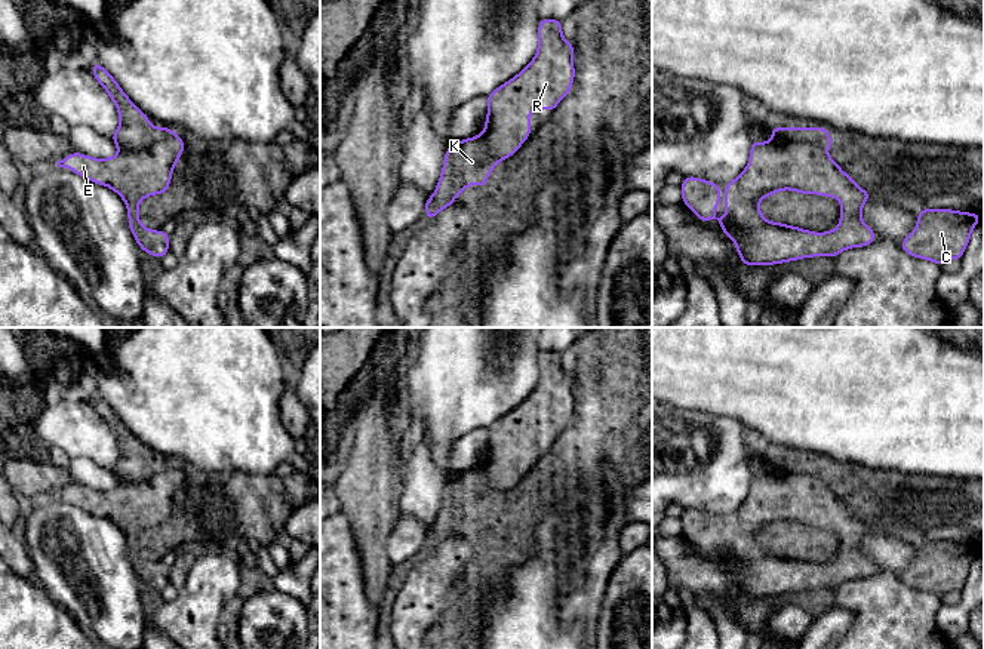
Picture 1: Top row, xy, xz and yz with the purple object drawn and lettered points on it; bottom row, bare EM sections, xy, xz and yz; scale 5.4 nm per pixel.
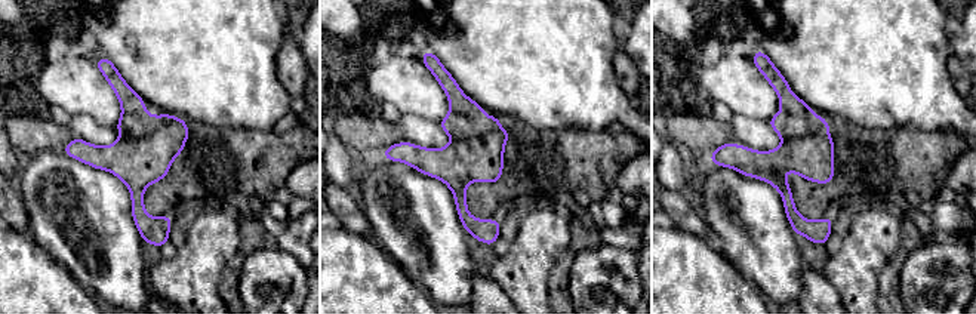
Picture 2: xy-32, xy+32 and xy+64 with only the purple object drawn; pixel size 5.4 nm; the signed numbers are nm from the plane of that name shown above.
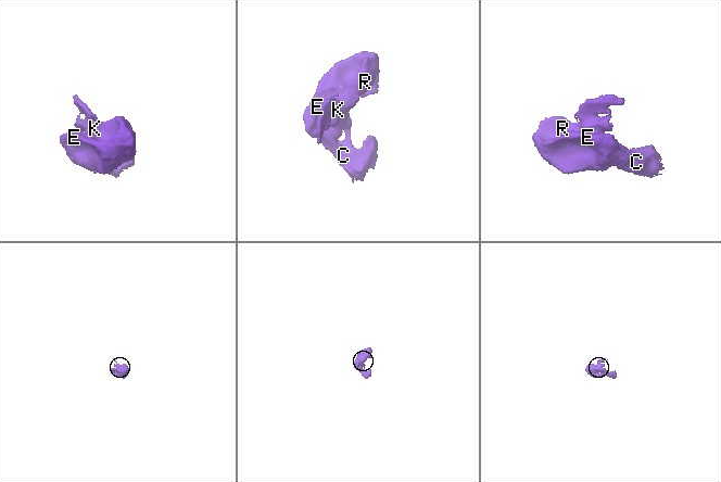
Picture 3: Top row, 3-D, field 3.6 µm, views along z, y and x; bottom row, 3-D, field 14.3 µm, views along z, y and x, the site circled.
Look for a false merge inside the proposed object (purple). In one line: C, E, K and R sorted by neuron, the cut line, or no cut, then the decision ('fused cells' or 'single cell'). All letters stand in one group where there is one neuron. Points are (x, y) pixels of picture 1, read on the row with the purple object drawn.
C E R / K | xy (172, 132), (147, 147), (120, 150) | fused cells

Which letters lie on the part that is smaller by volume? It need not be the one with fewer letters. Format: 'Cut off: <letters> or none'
Cut off: K

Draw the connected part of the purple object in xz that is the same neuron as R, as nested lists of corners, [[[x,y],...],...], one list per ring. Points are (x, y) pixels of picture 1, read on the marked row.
[[[539,19],[535,58],[516,77],[488,95],[483,138],[491,157],[499,162],[511,157],[532,133],[531,111],[545,108],[551,114],[563,96],[571,92],[575,77],[574,52],[572,43],[562,36],[560,19]]]

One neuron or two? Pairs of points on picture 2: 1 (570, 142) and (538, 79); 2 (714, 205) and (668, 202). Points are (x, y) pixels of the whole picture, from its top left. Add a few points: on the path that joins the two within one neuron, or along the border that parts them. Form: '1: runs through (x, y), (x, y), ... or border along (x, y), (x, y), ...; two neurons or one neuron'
1: border along (529, 123), (536, 128), (582, 128), (597, 132); two neurons
2: border along (692, 199), (710, 236); two neurons

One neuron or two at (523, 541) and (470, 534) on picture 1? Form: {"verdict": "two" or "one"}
{"verdict": "one"}

